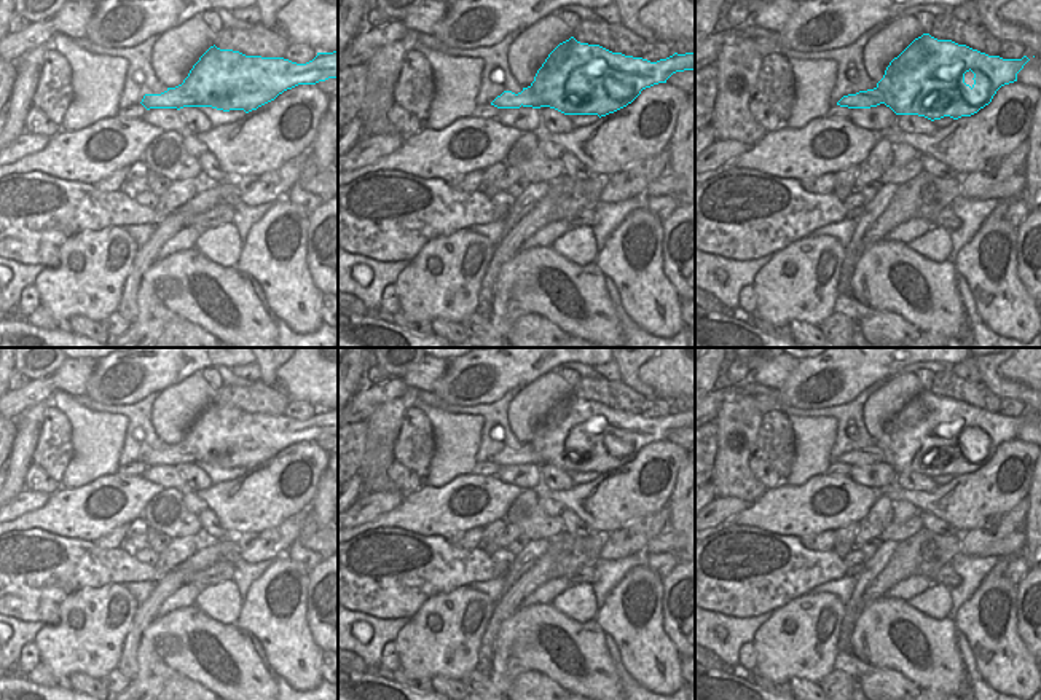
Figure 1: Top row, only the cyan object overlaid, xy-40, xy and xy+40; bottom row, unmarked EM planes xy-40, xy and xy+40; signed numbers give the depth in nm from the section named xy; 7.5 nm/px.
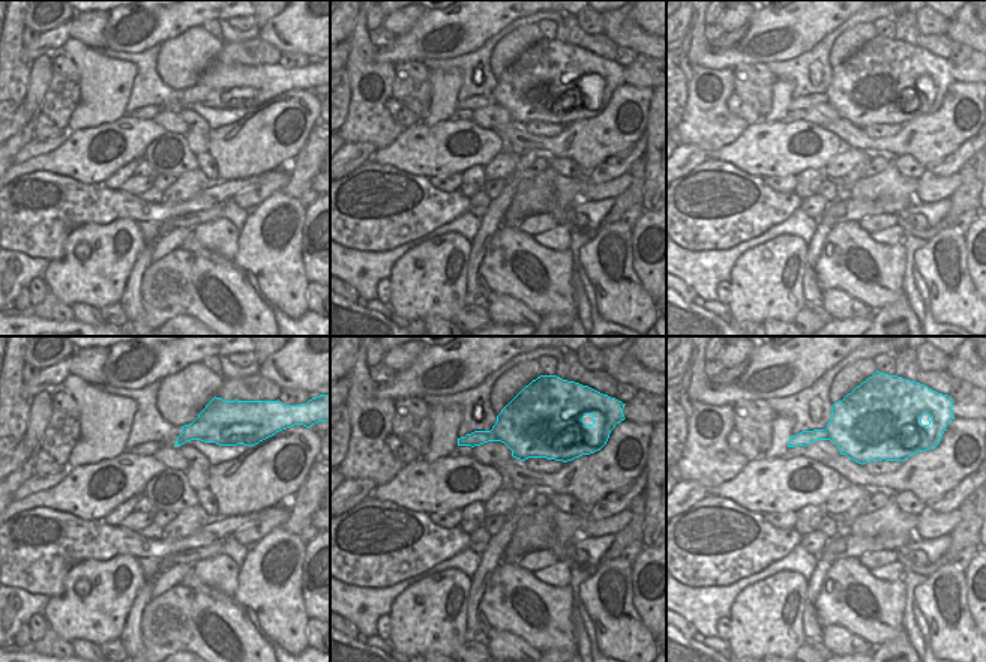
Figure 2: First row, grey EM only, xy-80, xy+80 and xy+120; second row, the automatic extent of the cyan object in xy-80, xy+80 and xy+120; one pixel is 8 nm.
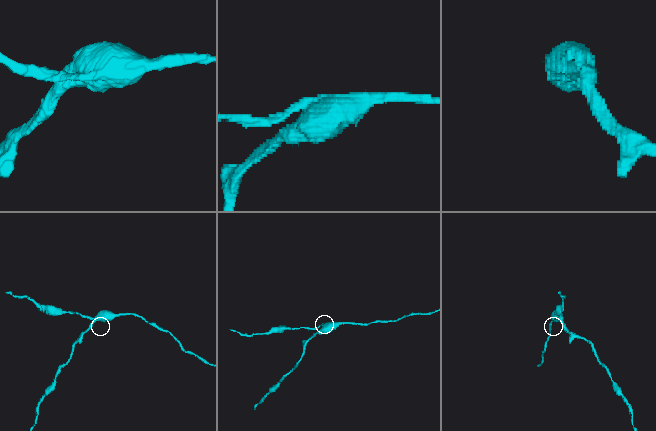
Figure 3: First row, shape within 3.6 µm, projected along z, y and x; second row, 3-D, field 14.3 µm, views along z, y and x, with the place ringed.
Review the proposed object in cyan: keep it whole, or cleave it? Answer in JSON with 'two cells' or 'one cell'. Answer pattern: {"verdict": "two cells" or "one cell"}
{"verdict": "two cells"}

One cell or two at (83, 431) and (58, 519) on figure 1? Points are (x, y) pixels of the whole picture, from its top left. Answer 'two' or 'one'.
two

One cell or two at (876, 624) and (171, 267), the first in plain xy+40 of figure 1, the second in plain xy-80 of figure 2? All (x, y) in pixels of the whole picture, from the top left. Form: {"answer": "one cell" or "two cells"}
{"answer": "one cell"}

